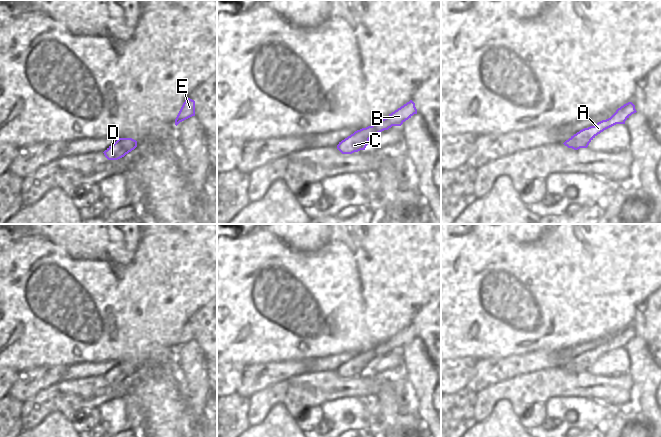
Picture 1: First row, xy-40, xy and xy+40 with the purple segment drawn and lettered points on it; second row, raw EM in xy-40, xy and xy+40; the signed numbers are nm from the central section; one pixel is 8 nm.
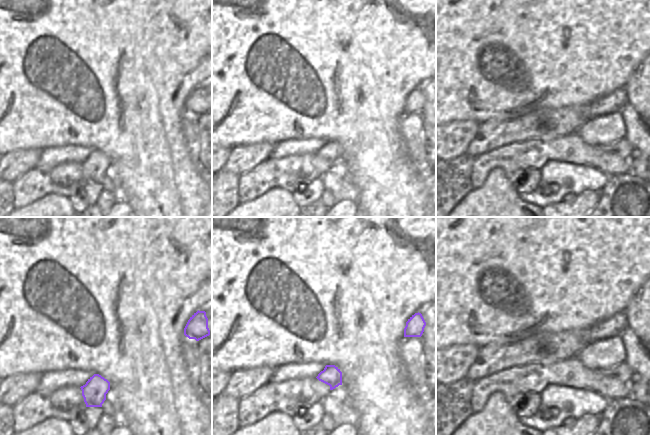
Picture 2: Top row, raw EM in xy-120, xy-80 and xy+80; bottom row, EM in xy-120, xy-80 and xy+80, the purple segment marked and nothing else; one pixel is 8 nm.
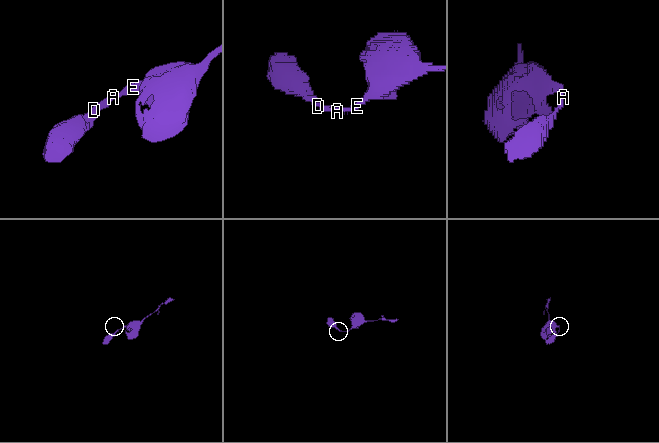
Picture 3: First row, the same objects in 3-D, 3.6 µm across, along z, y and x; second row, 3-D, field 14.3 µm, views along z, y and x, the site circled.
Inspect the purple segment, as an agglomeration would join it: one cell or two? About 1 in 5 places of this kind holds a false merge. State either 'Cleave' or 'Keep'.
Keep.

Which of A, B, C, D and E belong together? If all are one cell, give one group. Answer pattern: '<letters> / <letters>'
A B C D E

